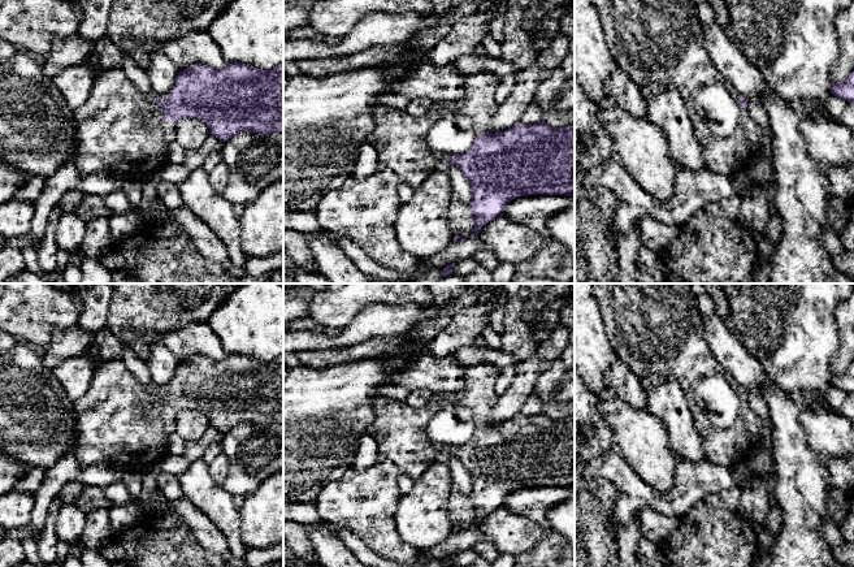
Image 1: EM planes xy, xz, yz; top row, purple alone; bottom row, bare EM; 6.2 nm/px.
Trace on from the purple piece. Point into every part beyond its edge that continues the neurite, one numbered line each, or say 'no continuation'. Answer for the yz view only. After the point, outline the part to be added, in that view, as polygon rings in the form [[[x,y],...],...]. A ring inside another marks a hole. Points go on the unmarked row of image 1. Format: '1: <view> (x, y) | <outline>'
1: yz (657, 329) | [[[593,284],[593,289],[599,302],[606,332],[616,356],[625,363],[640,380],[650,376],[660,377],[662,380],[673,378],[681,385],[692,411],[693,423],[710,460],[723,467],[733,468],[740,463],[745,463],[753,450],[762,447],[762,421],[749,406],[747,398],[740,398],[741,410],[738,416],[734,423],[727,428],[714,425],[697,404],[695,391],[699,381],[705,376],[723,373],[737,393],[741,391],[742,386],[725,372],[712,354],[706,341],[698,300],[689,284]]]

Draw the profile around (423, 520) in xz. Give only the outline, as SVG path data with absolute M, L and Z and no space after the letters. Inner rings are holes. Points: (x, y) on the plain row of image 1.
M433 462L396 505L394 519L400 538L419 551L447 540L454 532L450 499L450 468L445 463Z

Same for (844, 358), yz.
M854 291L836 310L840 347L831 362L831 373L840 375L854 363Z

